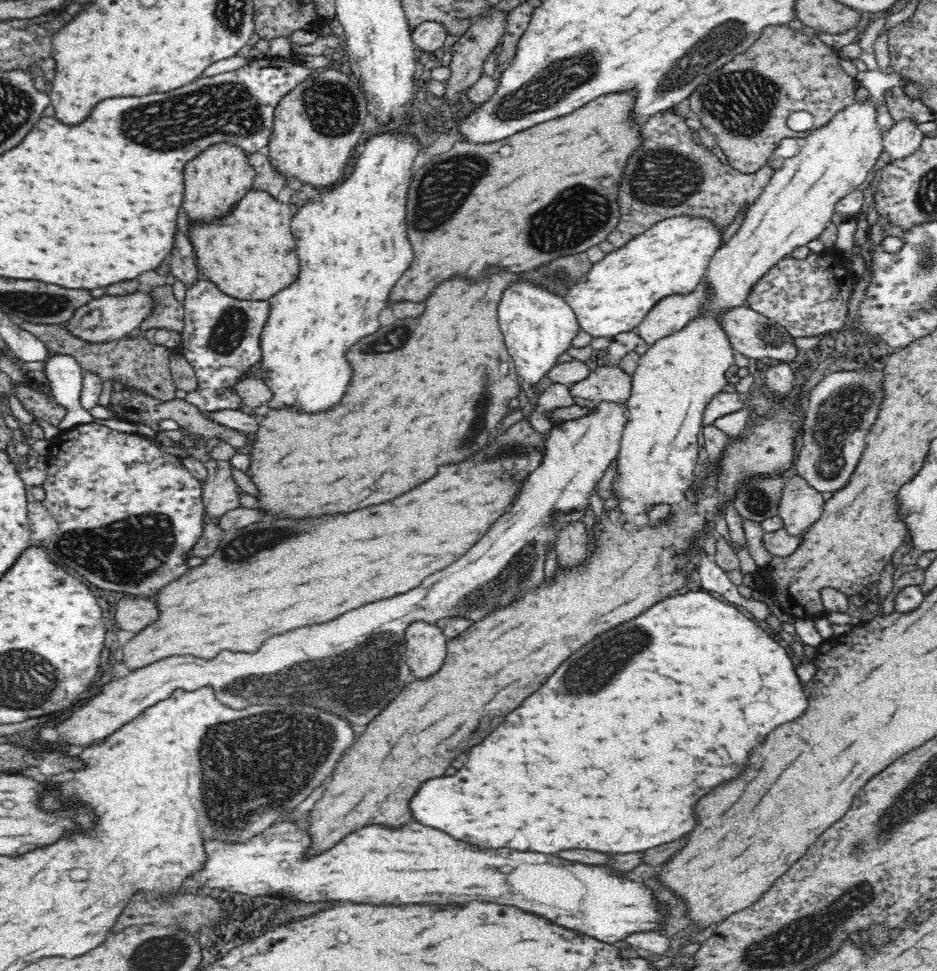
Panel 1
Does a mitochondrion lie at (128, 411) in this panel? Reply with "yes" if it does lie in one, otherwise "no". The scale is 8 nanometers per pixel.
no

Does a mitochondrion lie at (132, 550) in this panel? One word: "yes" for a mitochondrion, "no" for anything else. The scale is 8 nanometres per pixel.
yes

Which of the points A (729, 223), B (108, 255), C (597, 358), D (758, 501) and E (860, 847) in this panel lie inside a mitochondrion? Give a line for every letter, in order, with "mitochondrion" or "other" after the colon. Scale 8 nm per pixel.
A: other
B: other
C: other
D: mitochondrion
E: mitochondrion

